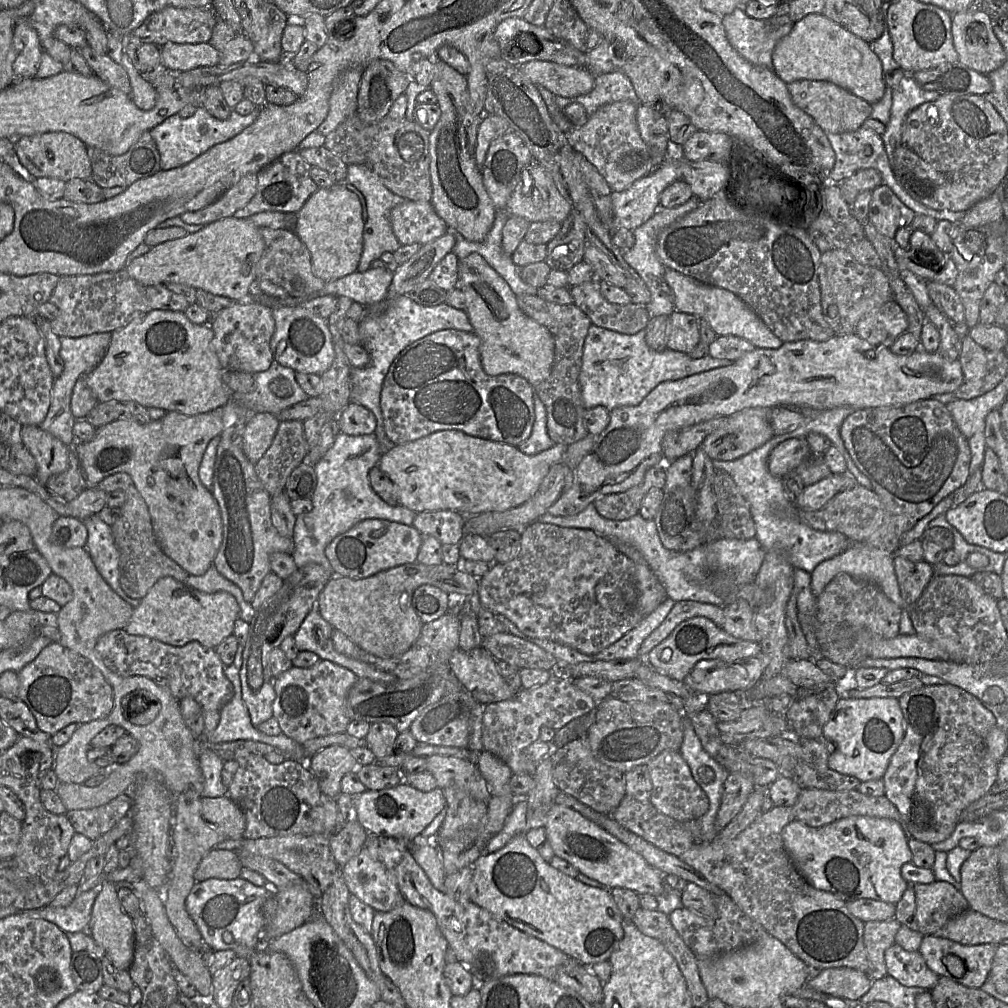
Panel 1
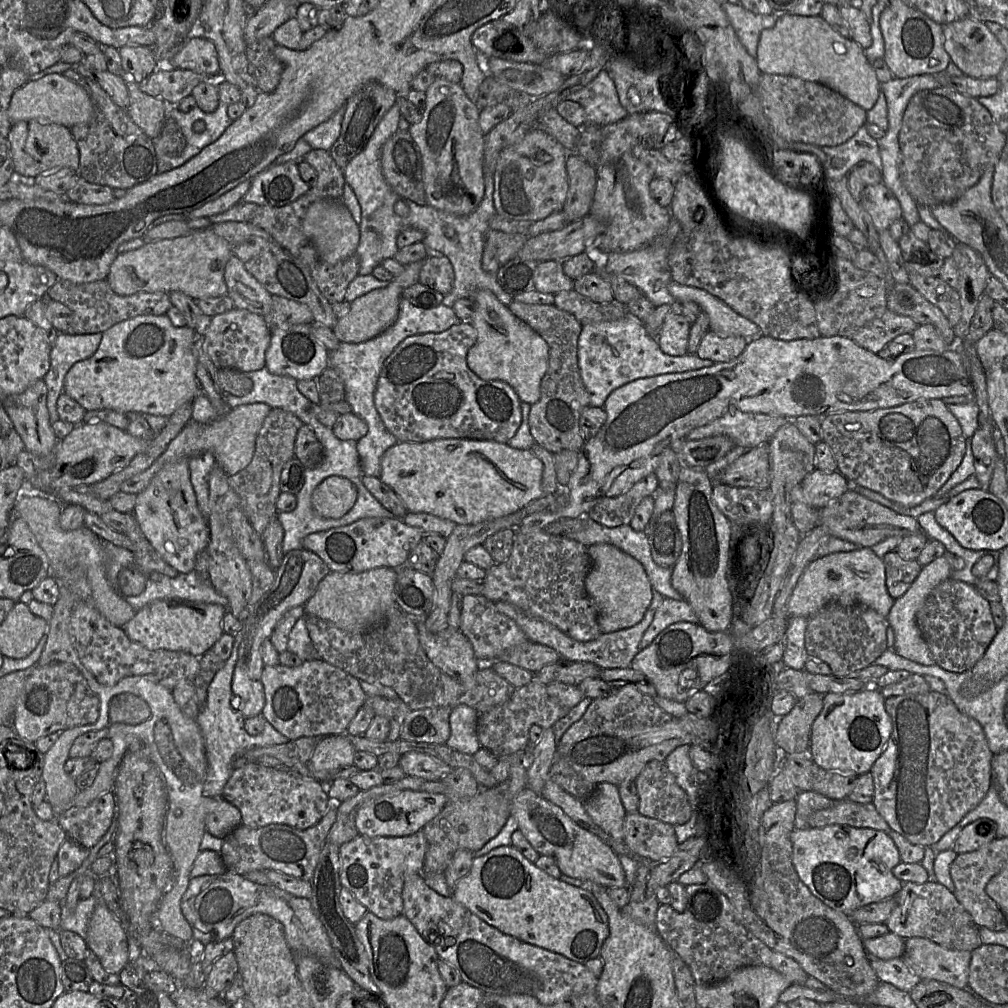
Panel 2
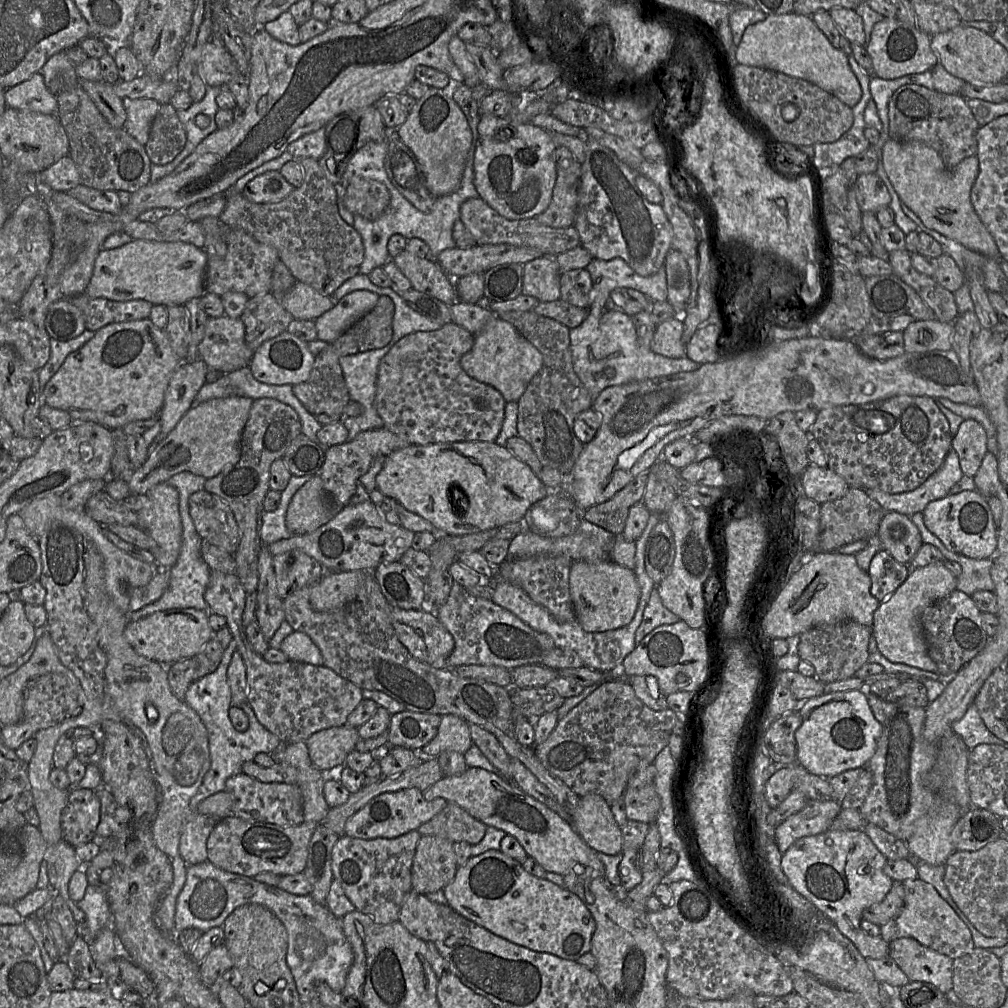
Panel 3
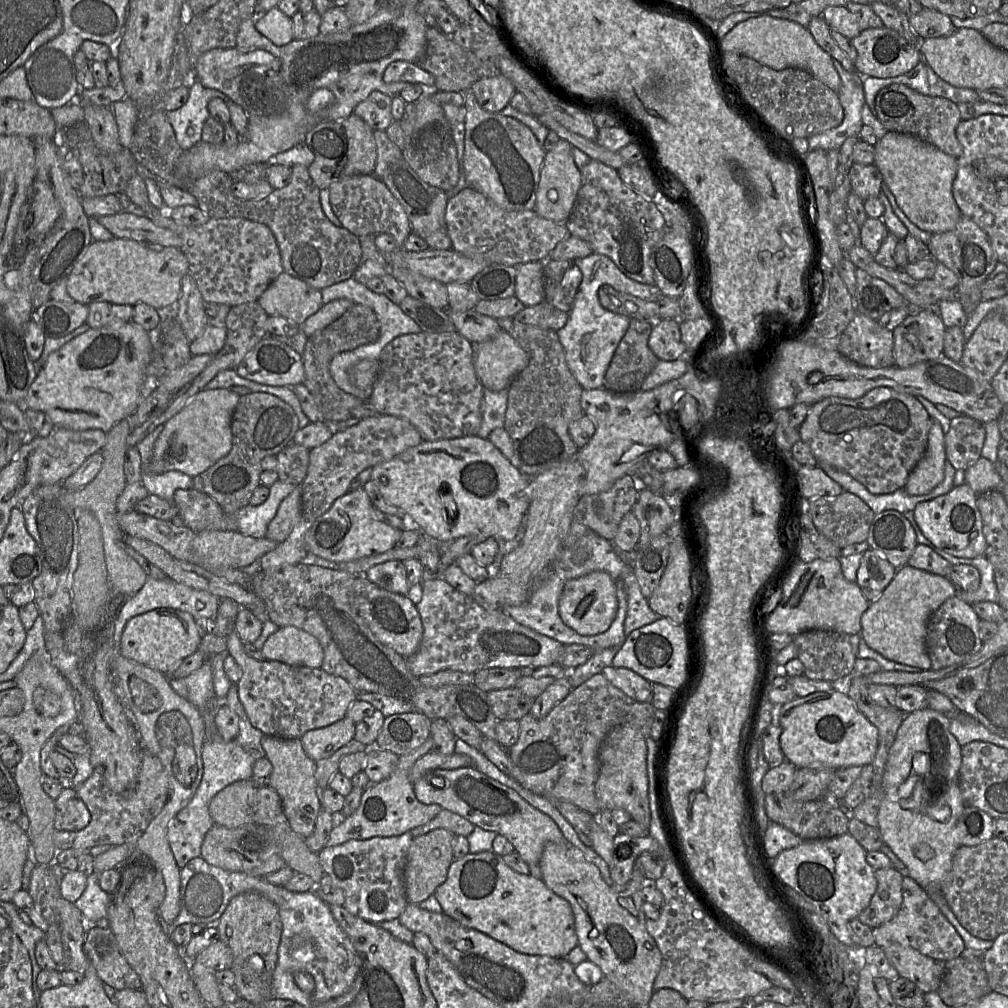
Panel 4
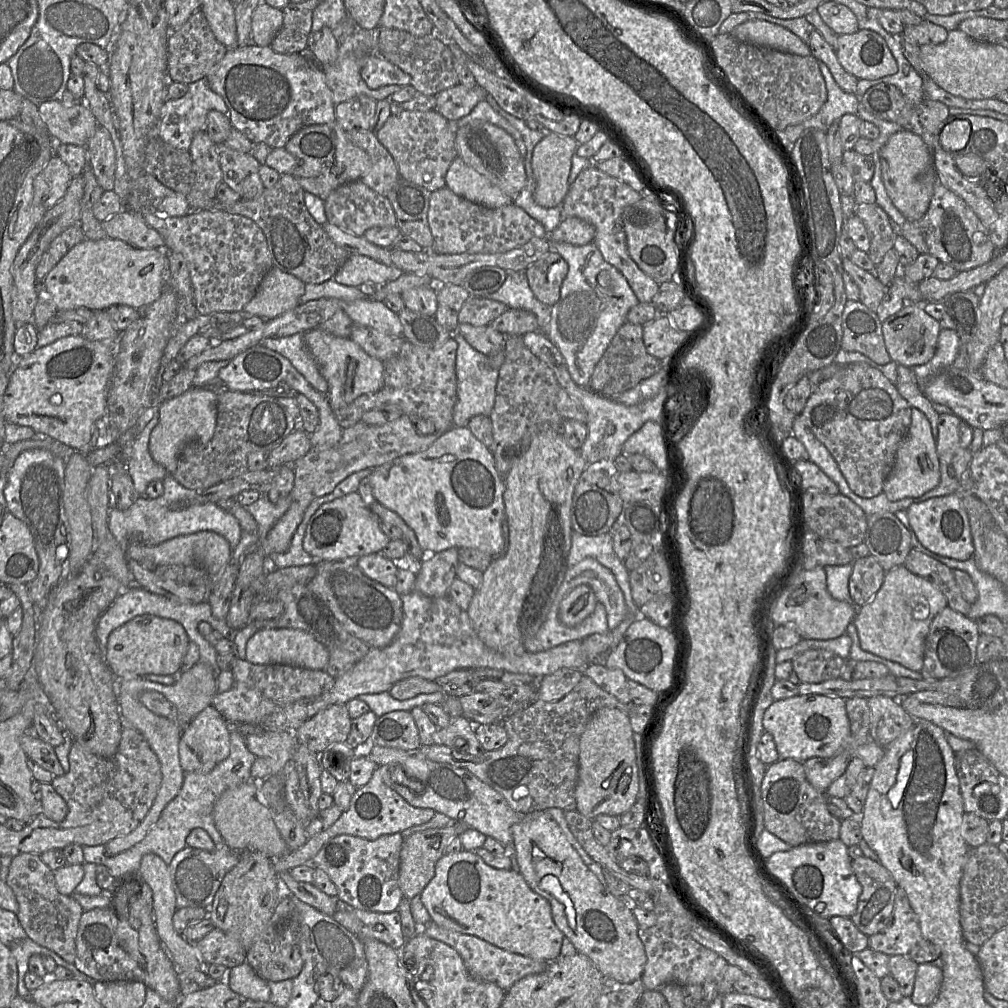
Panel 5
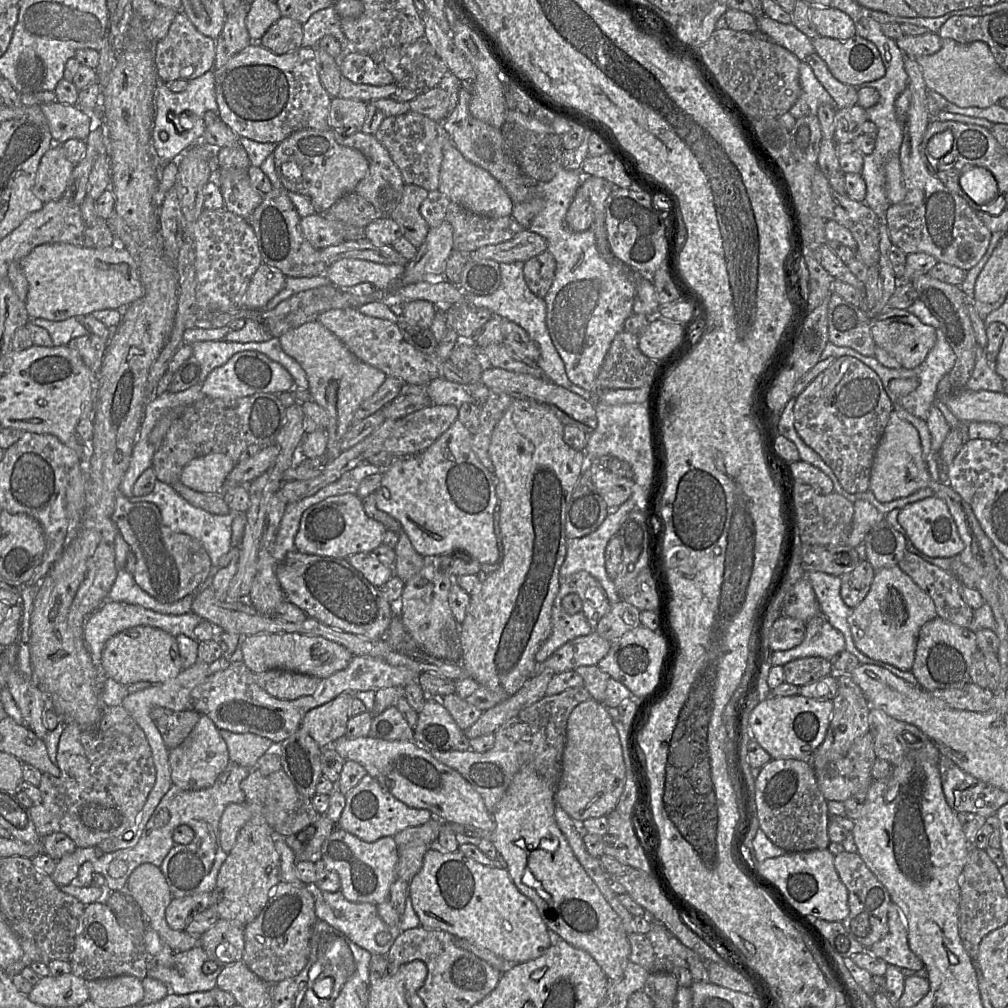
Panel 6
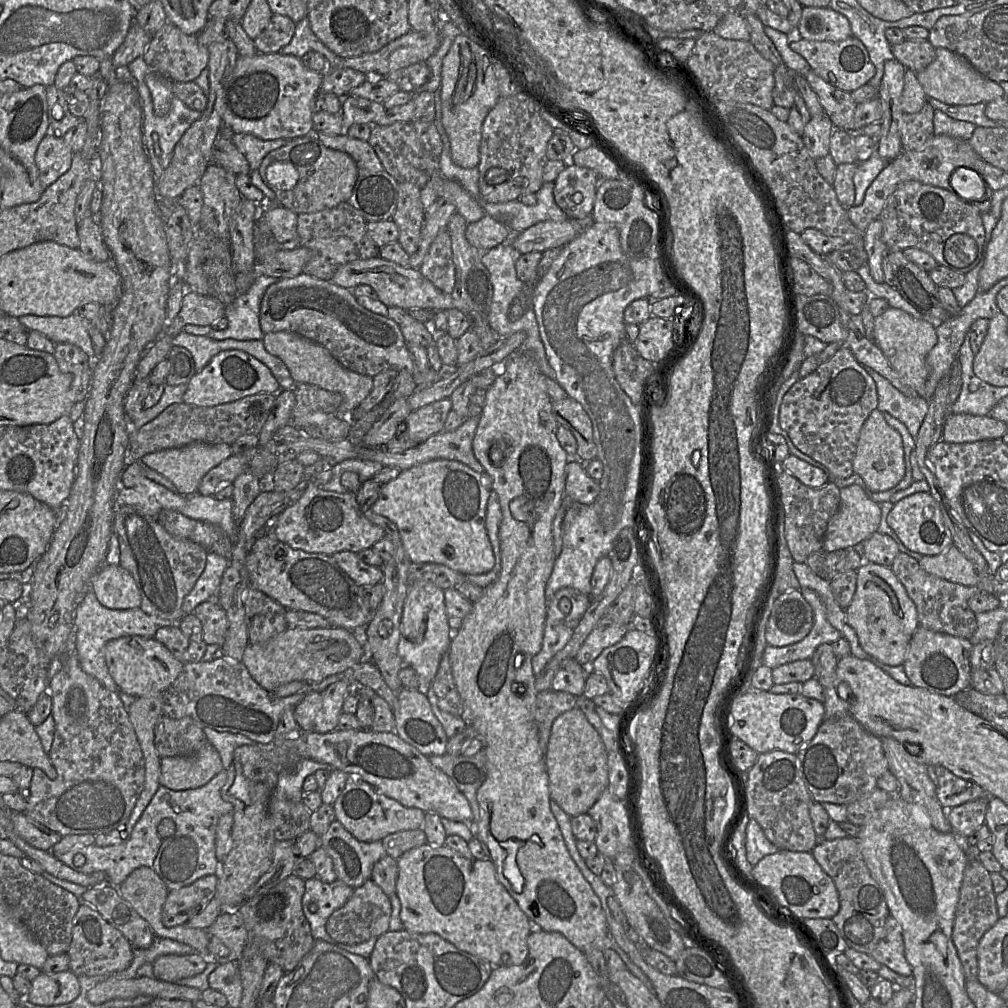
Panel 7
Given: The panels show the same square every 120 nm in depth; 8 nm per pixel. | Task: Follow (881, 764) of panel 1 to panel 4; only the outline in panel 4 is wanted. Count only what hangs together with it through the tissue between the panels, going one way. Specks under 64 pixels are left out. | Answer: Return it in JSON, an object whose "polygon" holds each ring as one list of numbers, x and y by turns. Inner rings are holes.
{"polygon":[[837,690,815,692,776,705,771,724,781,727,779,743,785,760,796,768,838,770,871,764,878,748,878,729,856,707,854,701]]}

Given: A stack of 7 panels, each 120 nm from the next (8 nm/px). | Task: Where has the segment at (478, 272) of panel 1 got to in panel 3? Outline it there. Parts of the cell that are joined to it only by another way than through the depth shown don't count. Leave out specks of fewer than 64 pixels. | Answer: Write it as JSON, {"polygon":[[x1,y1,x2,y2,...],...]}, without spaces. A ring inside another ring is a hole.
{"polygon":[[494,316,475,335,472,349,460,359,462,370,478,382,498,390,506,402,517,402,543,364,542,354,508,322]]}

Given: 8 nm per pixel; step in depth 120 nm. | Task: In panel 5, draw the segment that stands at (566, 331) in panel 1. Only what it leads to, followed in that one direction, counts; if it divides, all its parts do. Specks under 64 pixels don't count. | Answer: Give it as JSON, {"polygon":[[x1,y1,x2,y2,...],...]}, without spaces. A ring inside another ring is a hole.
{"polygon":[[505,336,505,359,498,369,495,403,489,415,493,429,490,451,503,479,528,449,531,442,547,432,561,432,564,419,556,410,561,387,554,372,524,345,522,336]]}

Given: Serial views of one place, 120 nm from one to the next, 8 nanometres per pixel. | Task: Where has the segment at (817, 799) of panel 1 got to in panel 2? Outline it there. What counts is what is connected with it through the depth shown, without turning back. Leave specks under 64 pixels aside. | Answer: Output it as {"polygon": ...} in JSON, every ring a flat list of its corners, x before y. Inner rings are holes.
{"polygon":[[847,798,835,801,829,808,813,812,808,818,808,826,812,828,832,824,890,831,889,825,872,802,863,804]]}

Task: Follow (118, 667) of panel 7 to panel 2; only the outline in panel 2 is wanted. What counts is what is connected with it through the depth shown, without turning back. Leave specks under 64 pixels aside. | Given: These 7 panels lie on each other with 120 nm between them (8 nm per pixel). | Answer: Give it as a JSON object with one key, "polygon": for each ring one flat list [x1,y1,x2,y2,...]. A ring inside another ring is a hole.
{"polygon":[[179,598,162,599,154,601,136,611,133,618,123,628,130,640,141,644,149,650,182,651,200,657,210,650,224,633,222,620,226,613,227,609,220,604,207,604]]}

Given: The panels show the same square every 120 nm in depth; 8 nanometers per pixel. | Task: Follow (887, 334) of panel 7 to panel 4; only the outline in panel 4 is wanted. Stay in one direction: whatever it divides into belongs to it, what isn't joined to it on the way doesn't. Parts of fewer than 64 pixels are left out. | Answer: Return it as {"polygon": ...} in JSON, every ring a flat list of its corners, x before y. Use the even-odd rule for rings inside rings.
{"polygon":[[912,309,905,320,892,330,894,337,893,355,895,365,907,368,919,362,943,355,945,327,940,315,928,309]]}

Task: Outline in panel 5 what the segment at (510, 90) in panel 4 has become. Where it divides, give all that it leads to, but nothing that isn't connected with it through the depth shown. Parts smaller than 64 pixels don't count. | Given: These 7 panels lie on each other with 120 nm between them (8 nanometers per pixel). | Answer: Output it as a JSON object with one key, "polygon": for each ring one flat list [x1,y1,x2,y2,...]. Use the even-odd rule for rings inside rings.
{"polygon":[[457,84,436,94,435,110,448,121,457,121,469,114,479,102,484,101,487,95,487,91,478,85,467,88]]}

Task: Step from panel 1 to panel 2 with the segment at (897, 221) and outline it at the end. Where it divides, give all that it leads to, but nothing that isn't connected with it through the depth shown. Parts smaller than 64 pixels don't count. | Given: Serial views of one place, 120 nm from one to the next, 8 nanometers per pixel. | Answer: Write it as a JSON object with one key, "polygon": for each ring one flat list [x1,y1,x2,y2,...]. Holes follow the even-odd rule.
{"polygon":[[883,183,866,185,859,202,878,231,888,230,894,221,902,218,898,200]]}

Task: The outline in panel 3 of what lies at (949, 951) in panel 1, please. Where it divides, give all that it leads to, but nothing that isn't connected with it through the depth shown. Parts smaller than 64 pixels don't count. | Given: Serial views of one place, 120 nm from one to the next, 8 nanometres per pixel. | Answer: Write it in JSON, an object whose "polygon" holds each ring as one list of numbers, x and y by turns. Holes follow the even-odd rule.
{"polygon":[[907,937,889,943,889,957,910,981,930,983,944,994,952,990,954,960,949,956]]}

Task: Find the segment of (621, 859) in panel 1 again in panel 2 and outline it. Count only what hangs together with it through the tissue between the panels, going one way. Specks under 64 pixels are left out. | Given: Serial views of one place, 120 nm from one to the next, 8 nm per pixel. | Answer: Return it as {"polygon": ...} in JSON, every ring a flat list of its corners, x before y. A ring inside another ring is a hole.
{"polygon":[[524,788,514,798,511,817,518,823,518,830,541,856,555,859,563,875,610,888,628,888,626,875,619,855,595,834,577,825,555,804]]}

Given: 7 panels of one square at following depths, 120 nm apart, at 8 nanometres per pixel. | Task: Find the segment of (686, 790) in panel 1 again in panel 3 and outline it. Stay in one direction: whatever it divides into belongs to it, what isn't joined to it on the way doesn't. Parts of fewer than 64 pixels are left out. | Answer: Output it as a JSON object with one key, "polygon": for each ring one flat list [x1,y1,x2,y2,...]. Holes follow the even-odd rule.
{"polygon":[[654,784,627,787,623,801,628,820,655,823,661,809,661,799]]}

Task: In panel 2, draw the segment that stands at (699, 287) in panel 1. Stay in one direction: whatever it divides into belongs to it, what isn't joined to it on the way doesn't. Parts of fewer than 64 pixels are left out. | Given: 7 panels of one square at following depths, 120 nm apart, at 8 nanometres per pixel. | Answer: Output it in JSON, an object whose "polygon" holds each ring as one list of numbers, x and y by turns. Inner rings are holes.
{"polygon":[[673,280,669,292,677,302,692,301,698,304,709,317,709,329,717,334,731,334,754,340,763,336,760,328,741,316,724,301,705,290,681,285]]}

